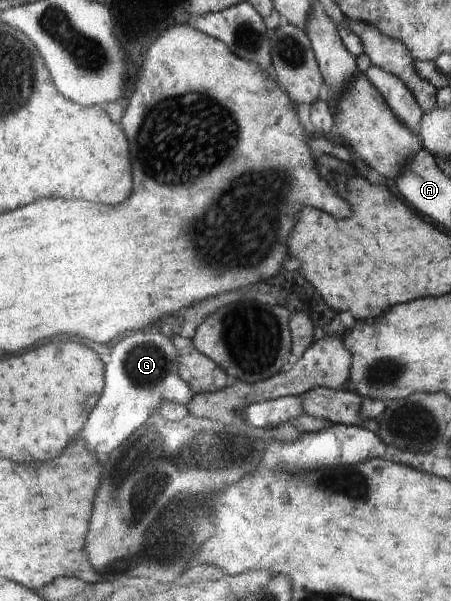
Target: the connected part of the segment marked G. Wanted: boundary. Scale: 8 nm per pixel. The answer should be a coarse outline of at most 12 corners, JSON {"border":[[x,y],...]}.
{"border":[[172,339],[112,347],[108,387],[82,439],[107,457],[161,403],[186,406]]}

